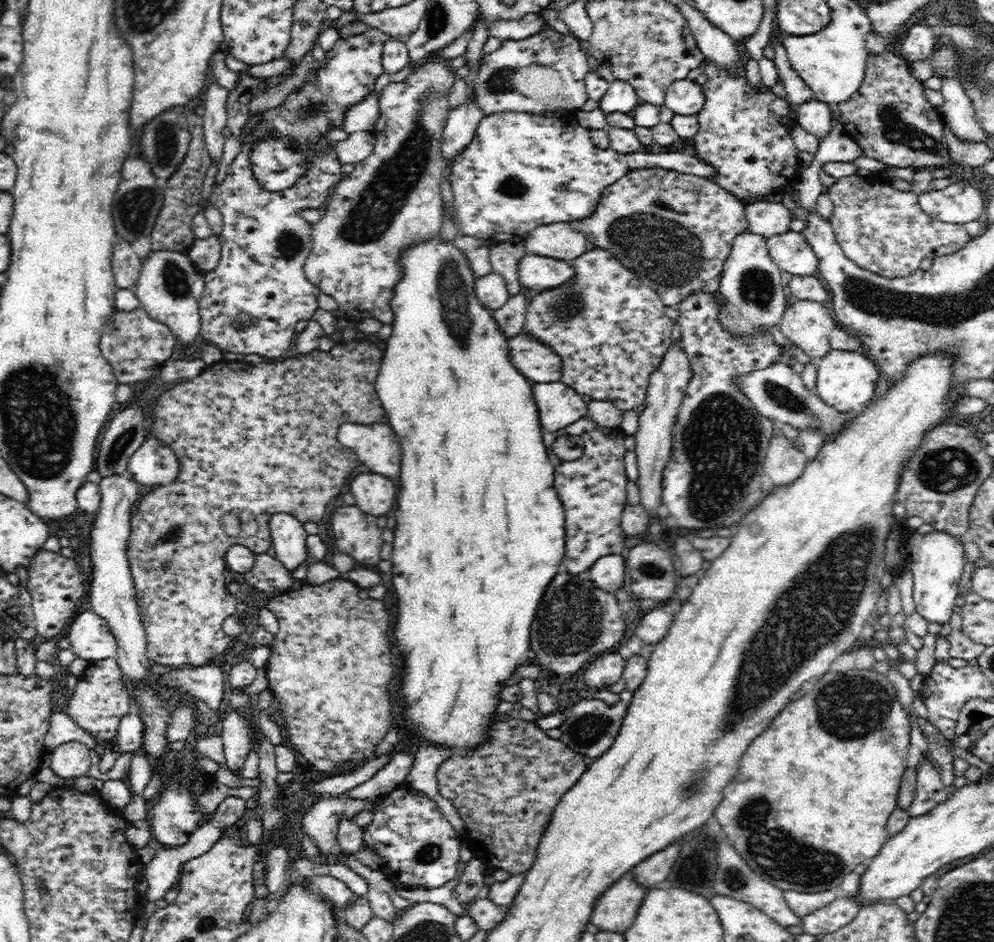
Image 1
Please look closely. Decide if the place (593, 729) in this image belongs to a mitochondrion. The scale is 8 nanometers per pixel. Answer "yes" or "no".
yes

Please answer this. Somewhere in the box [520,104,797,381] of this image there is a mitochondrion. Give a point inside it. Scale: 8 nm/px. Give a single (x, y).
(666, 252)

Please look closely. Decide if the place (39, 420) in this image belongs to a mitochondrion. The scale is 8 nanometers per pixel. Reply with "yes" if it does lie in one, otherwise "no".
yes

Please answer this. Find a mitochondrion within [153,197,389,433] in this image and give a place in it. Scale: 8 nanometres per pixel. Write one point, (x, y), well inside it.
(175, 280)

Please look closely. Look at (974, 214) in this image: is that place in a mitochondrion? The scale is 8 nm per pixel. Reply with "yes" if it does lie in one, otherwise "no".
no

